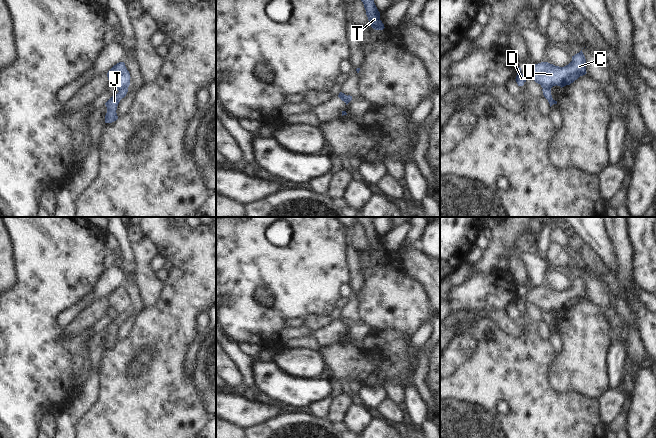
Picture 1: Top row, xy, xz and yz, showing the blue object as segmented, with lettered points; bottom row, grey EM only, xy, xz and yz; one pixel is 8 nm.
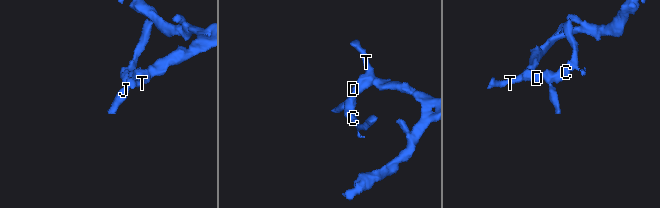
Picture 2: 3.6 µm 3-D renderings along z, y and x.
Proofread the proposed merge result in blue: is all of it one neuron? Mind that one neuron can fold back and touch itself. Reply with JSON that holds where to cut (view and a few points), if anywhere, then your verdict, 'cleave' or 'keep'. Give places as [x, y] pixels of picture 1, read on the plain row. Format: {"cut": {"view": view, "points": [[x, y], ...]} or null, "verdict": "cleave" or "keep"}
{"cut": {"view": "xy", "points": [[127, 311], [119, 315]]}, "verdict": "cleave"}

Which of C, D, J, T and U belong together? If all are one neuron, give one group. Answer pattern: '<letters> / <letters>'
C D T U / J

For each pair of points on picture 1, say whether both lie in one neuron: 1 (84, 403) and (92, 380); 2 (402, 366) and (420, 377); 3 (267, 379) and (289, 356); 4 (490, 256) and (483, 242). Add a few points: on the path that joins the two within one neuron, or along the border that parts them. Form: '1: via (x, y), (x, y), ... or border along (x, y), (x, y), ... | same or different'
1: via (87, 397), (91, 386) | same
2: border along (417, 351), (414, 370), (411, 374) | different
3: border along (271, 361), (289, 374), (300, 377) | different
4: border along (489, 241), (489, 247), (484, 252) | different

